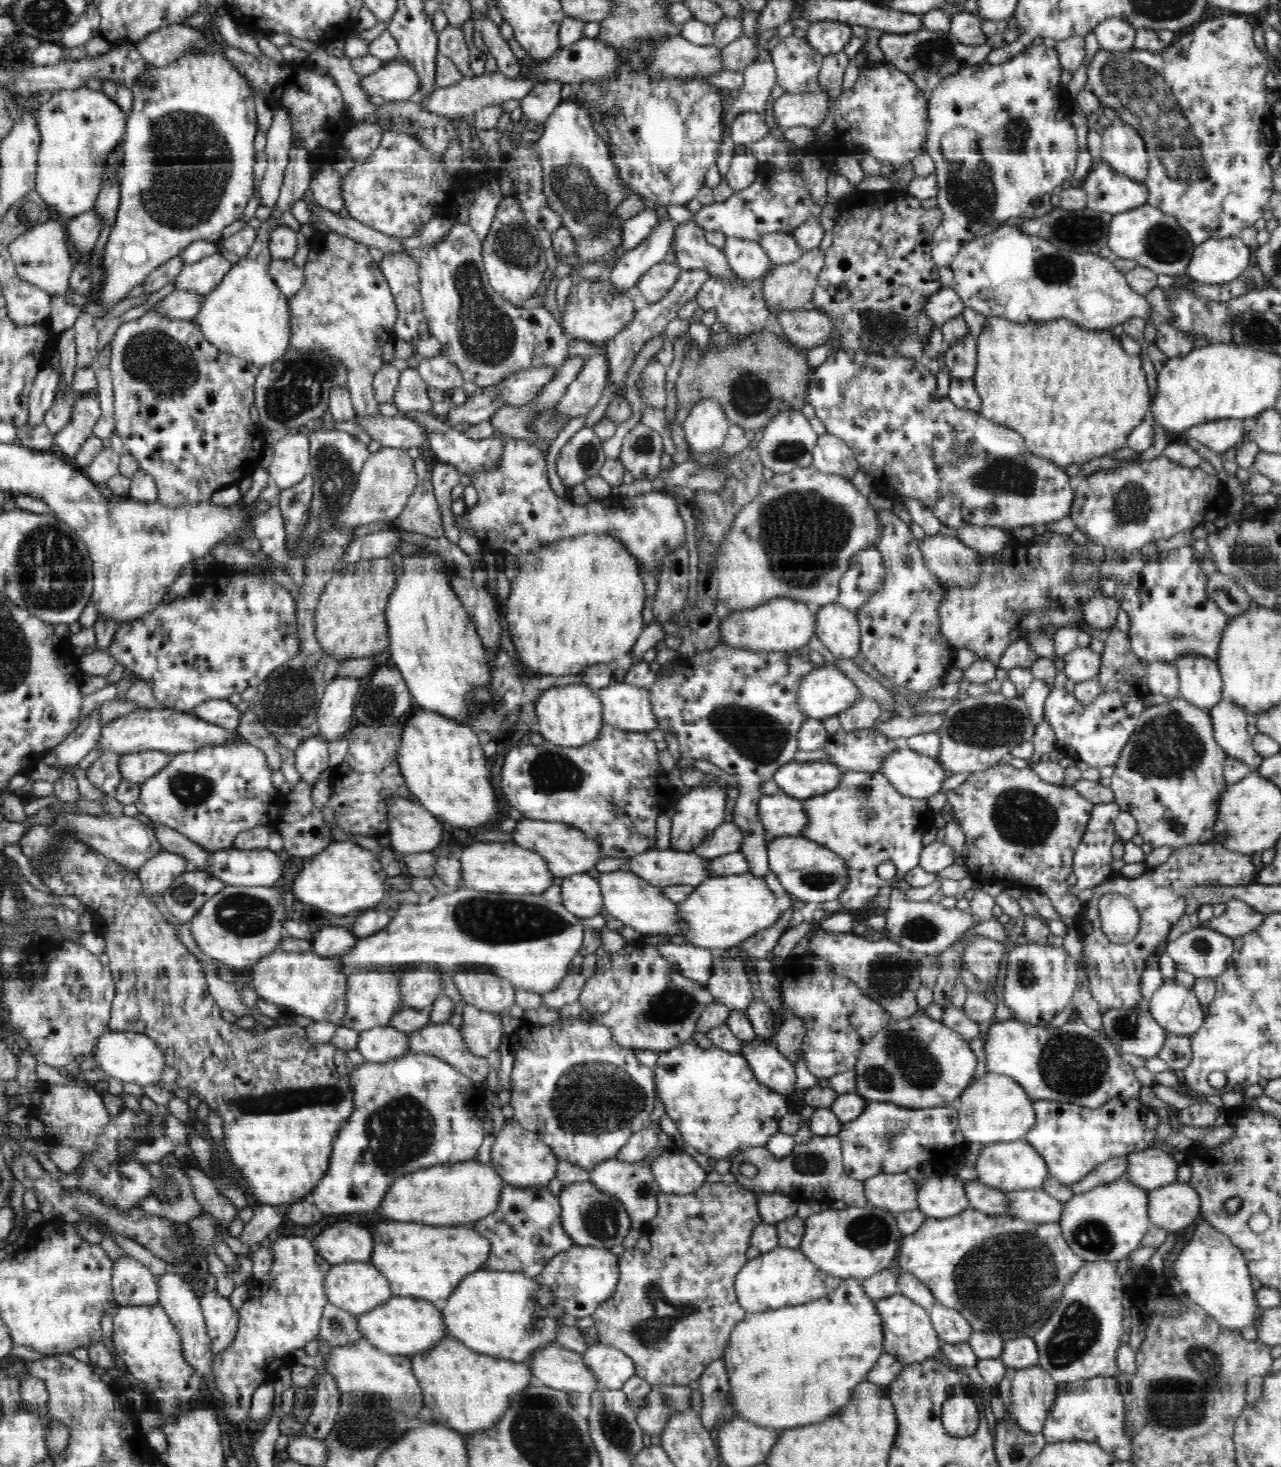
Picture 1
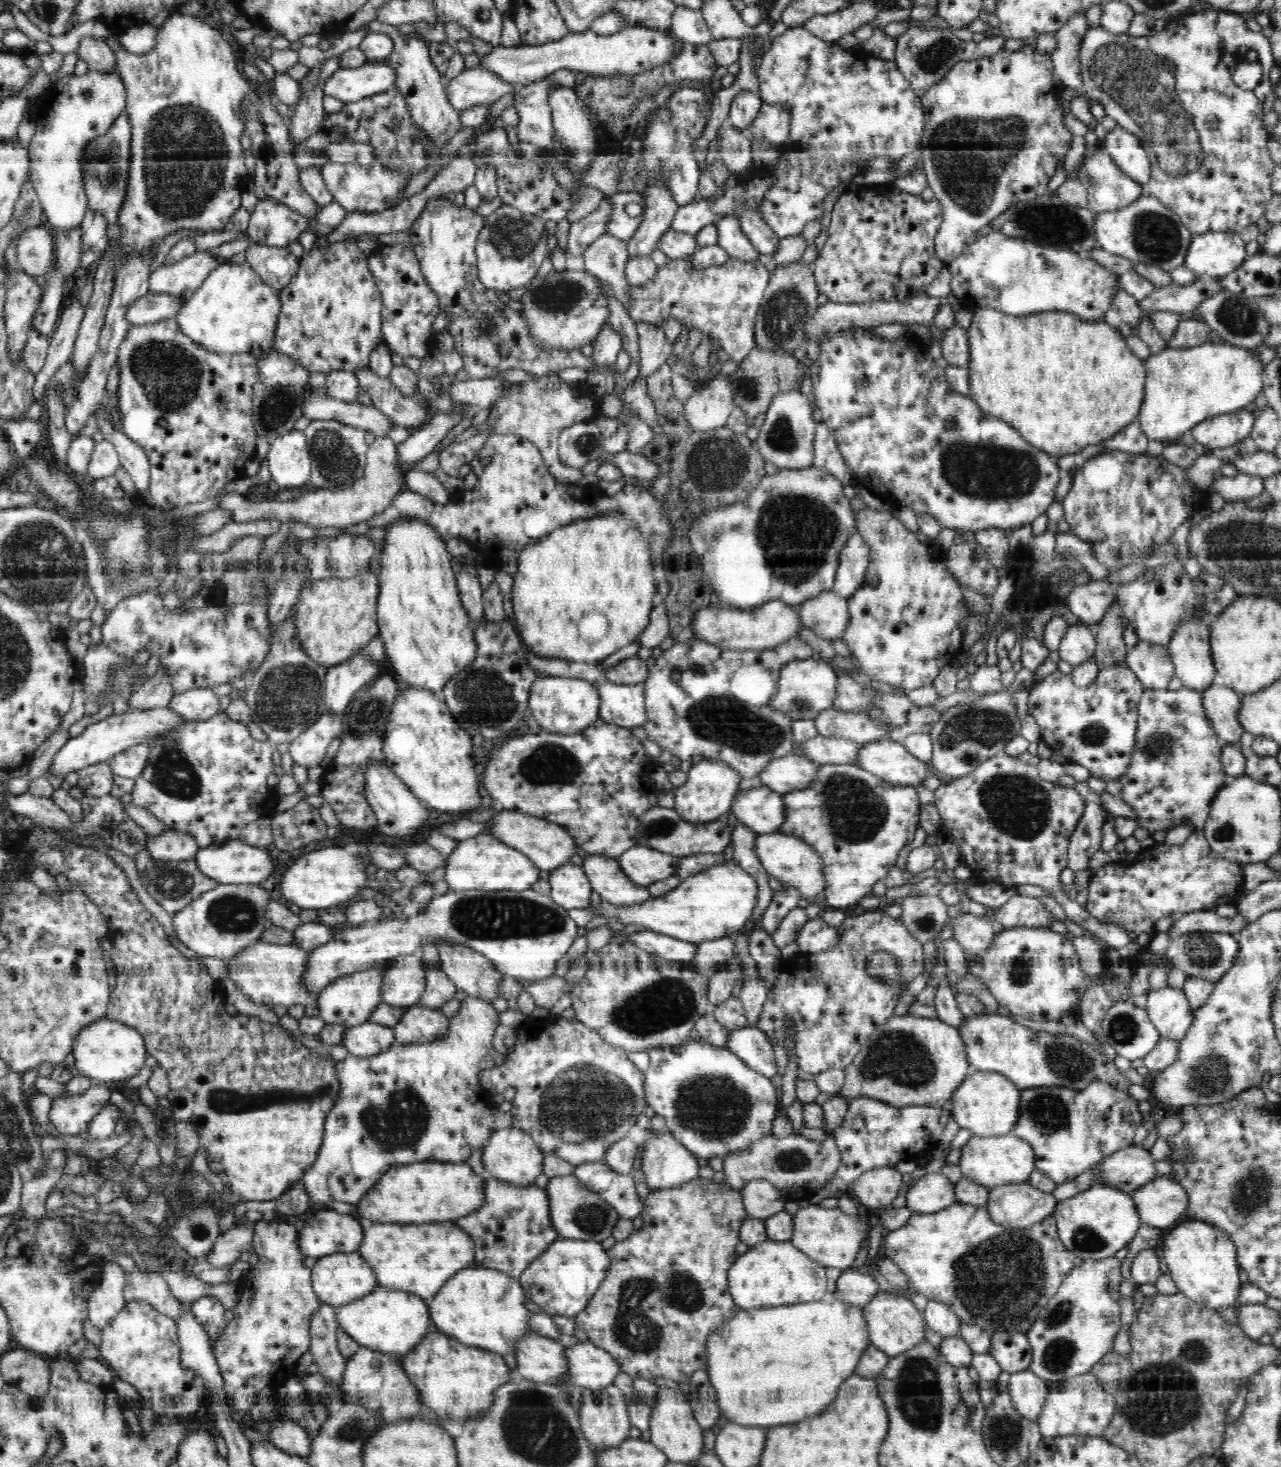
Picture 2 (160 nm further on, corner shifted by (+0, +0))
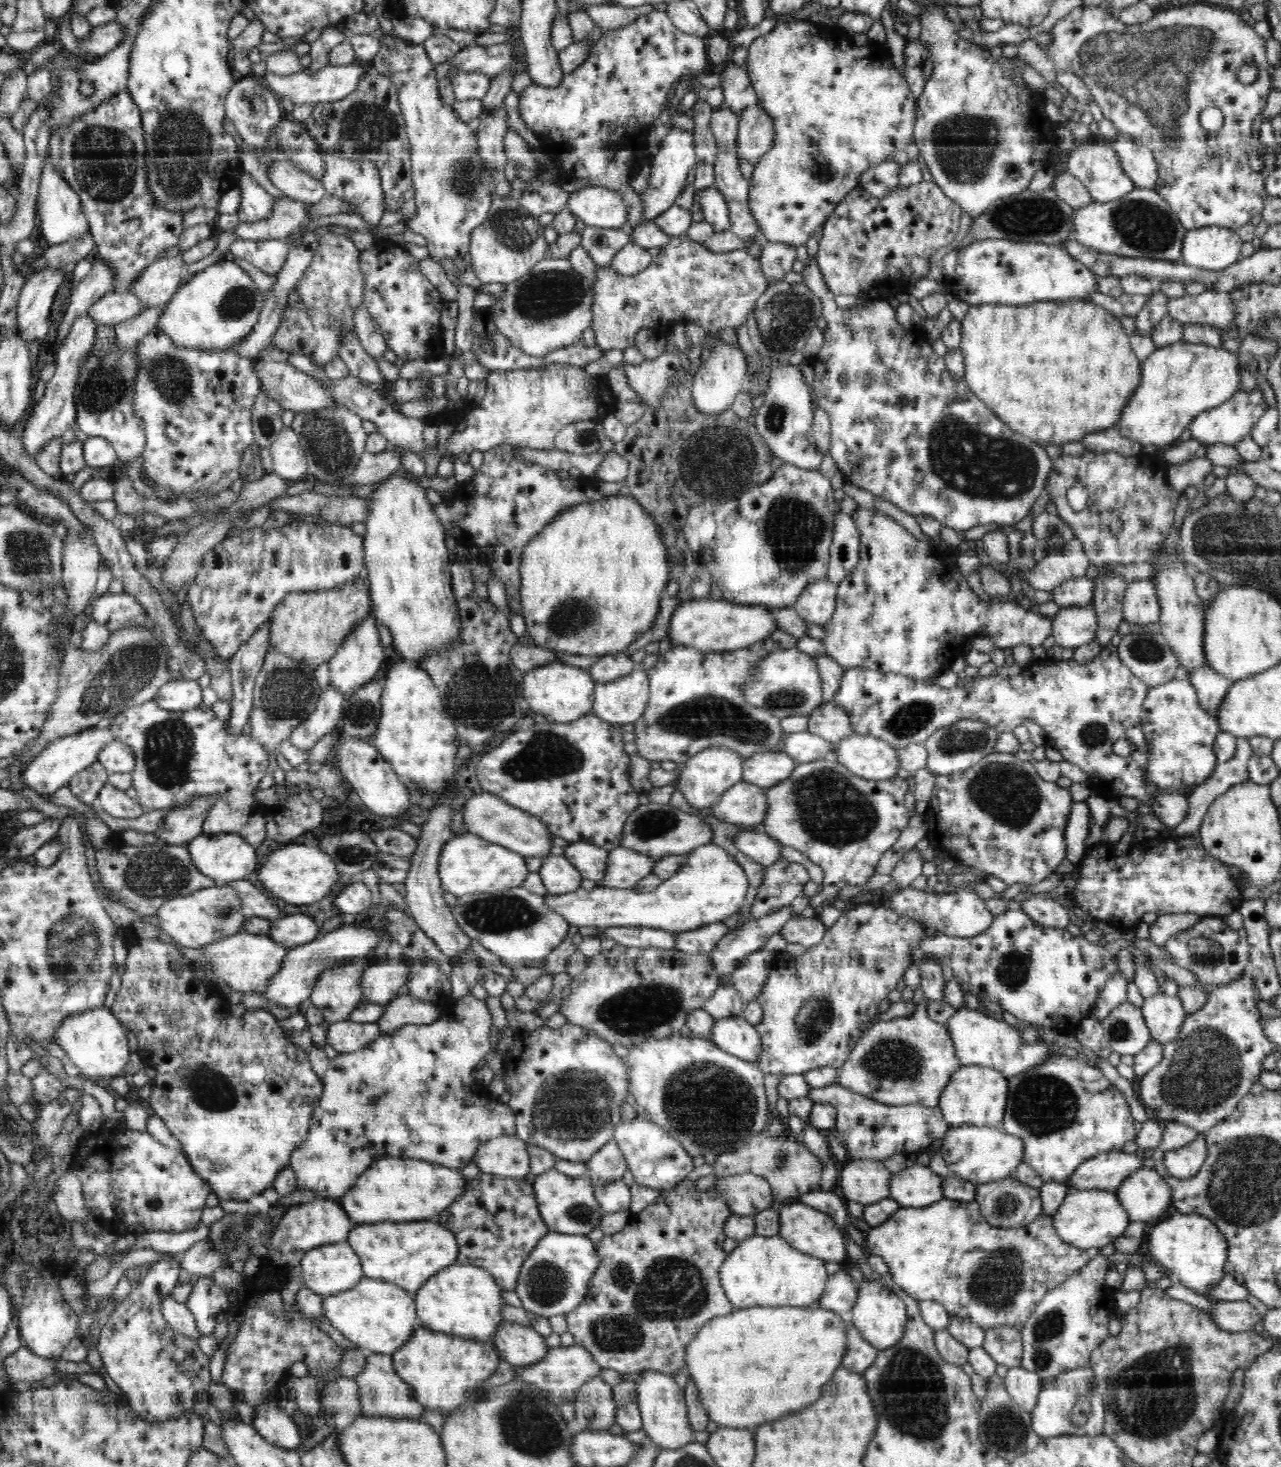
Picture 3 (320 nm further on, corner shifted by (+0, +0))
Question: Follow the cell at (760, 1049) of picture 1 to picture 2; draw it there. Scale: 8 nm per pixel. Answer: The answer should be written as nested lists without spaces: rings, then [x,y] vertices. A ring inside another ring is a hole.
[[[748,1024],[729,1030],[725,1047],[739,1056],[748,1066],[771,1079],[776,1072],[776,1059],[772,1044],[765,1032]]]

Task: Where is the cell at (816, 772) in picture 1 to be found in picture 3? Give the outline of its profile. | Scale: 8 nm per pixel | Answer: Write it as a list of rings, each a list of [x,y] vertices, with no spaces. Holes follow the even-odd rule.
[[[782,750],[759,752],[744,759],[742,779],[766,790],[788,780],[797,764]]]

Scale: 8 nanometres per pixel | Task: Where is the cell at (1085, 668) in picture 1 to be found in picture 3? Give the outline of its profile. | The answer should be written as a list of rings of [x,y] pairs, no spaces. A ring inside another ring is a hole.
[[[1094,603],[1075,607],[1061,607],[1052,621],[1052,636],[1058,649],[1074,651],[1094,640],[1097,635],[1098,617]]]

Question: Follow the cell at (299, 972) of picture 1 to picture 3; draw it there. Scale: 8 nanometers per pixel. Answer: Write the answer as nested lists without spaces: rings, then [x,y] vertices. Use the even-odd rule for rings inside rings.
[[[240,931],[202,947],[201,951],[208,958],[210,972],[226,982],[227,990],[233,989],[241,993],[256,992],[261,995],[268,981],[279,972],[287,947],[278,944],[268,935],[253,935]]]

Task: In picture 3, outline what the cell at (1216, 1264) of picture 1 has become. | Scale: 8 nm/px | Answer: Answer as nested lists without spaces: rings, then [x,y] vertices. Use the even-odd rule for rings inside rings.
[[[1178,1211],[1168,1218],[1158,1220],[1150,1225],[1148,1235],[1148,1252],[1154,1260],[1170,1270],[1171,1277],[1196,1294],[1207,1297],[1207,1290],[1213,1287],[1223,1276],[1224,1264],[1228,1260],[1228,1243],[1217,1226],[1205,1216],[1199,1214],[1182,1214]]]

